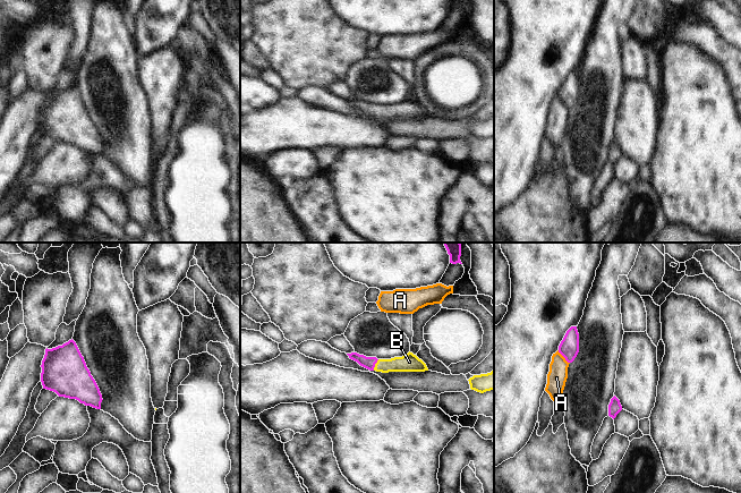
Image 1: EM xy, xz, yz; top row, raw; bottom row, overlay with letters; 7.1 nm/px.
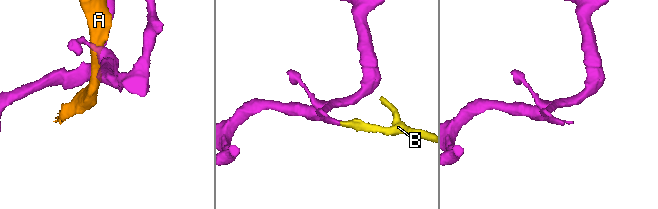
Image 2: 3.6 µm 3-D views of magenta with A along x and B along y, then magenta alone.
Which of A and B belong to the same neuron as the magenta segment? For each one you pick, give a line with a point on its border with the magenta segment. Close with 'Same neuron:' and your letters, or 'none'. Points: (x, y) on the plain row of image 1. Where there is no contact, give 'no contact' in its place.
B: contact xz (374, 111)
Same neuron: B

